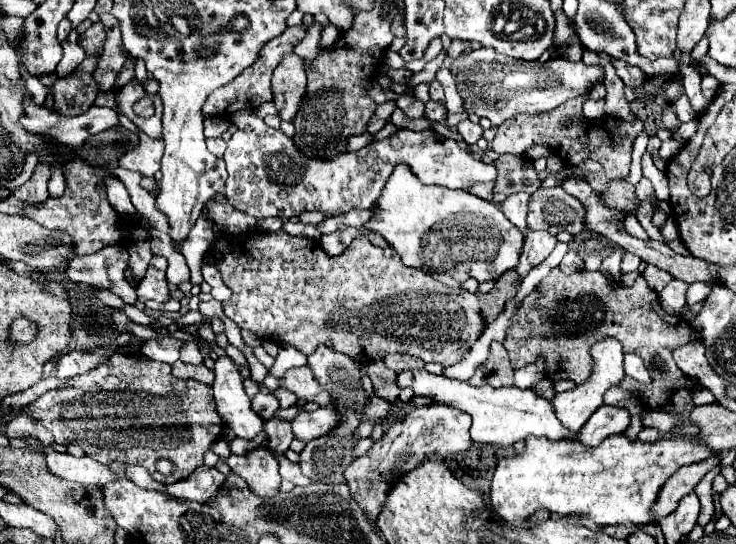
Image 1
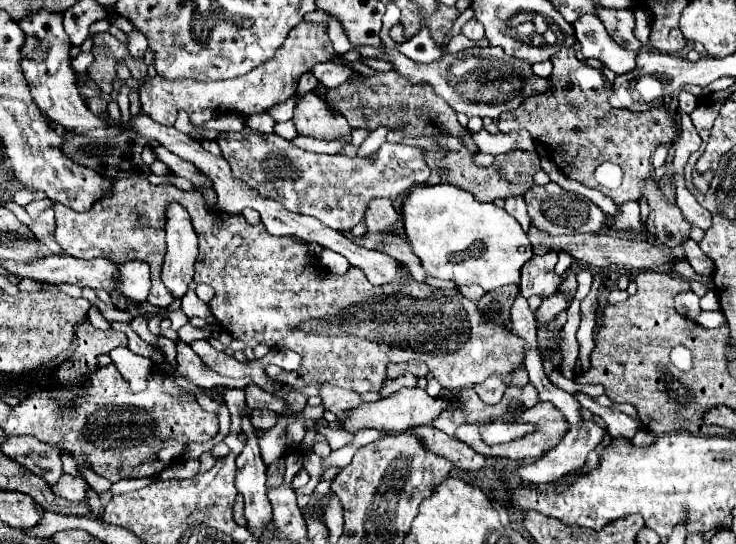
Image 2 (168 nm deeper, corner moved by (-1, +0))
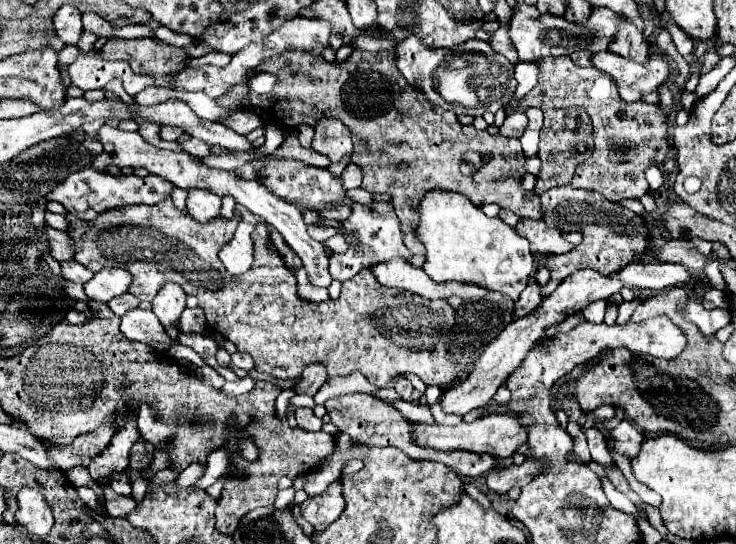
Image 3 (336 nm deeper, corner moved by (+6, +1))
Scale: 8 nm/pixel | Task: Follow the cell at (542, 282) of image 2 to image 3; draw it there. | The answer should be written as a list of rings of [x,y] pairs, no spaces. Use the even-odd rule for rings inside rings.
[[[531,274],[529,282],[527,282],[527,288],[521,292],[519,302],[515,304],[513,318],[527,316],[529,312],[533,312],[533,310],[537,308],[537,304],[539,304],[539,302],[541,302],[541,284],[535,280],[535,274]]]

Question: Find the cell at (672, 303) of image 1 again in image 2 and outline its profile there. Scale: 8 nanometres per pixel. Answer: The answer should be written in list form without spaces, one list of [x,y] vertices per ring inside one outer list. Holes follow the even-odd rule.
[[[684,291],[684,293],[676,295],[674,303],[676,303],[676,311],[678,311],[680,315],[684,315],[686,319],[692,319],[692,321],[694,321],[694,319],[698,317],[698,313],[702,311],[702,309],[700,309],[700,297],[694,295],[692,291]]]

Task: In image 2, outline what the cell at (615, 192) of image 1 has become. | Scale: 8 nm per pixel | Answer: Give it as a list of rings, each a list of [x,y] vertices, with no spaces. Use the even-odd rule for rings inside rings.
[[[652,179],[646,183],[642,197],[648,199],[650,209],[652,209],[646,221],[648,231],[656,235],[658,243],[666,247],[682,245],[688,239],[688,233],[692,229],[692,225],[684,219],[682,211],[664,199],[664,193],[656,187]]]

